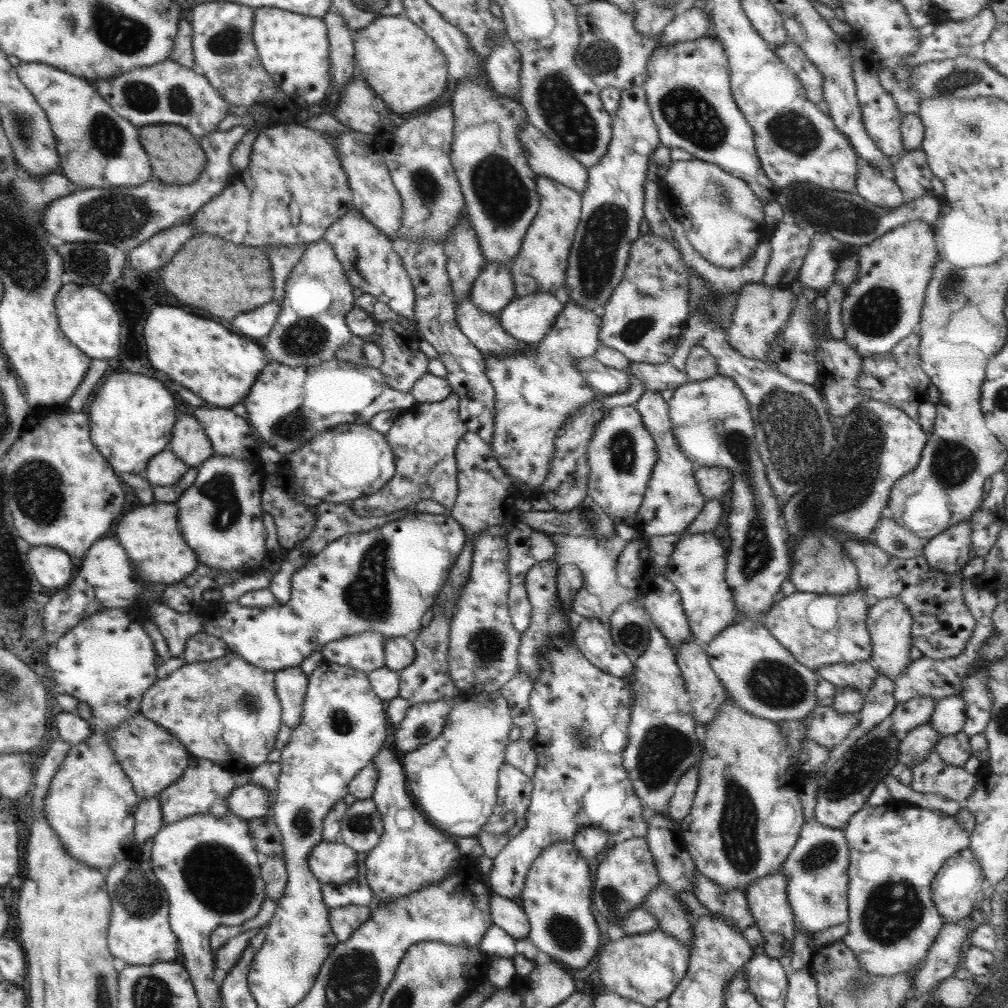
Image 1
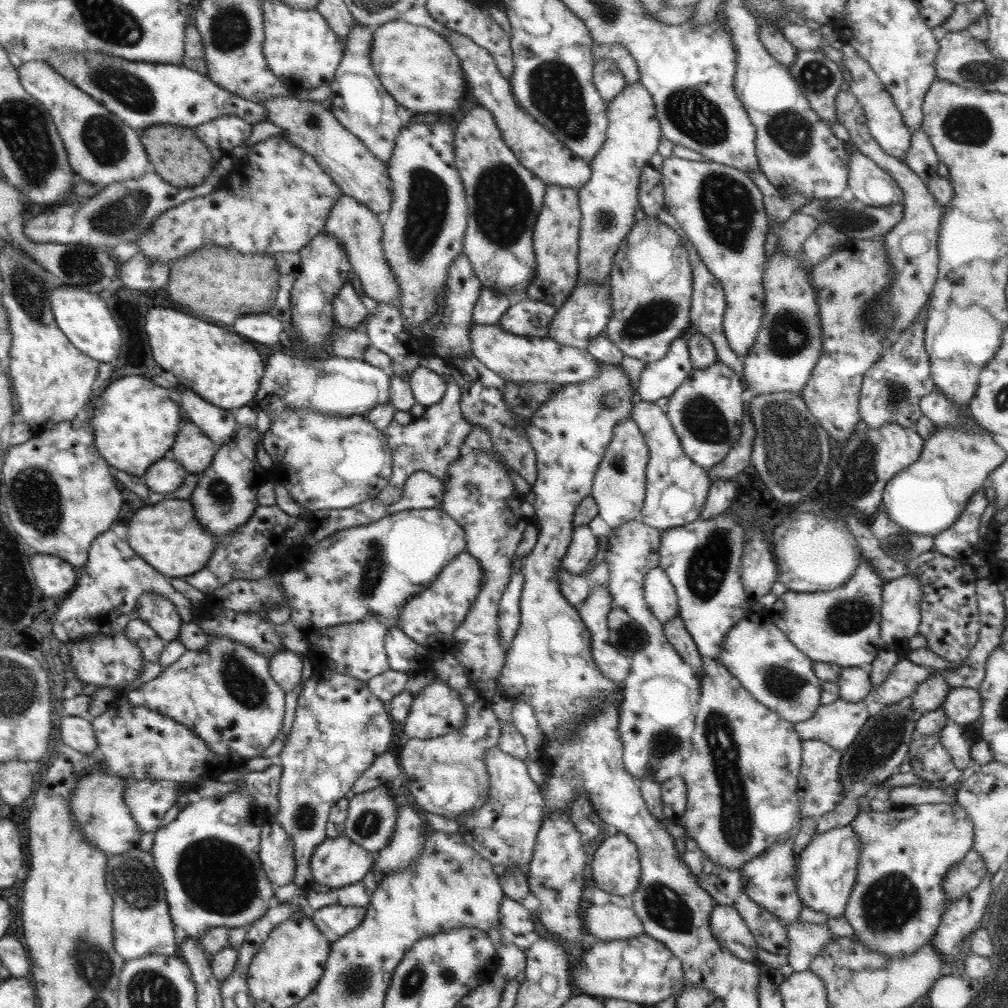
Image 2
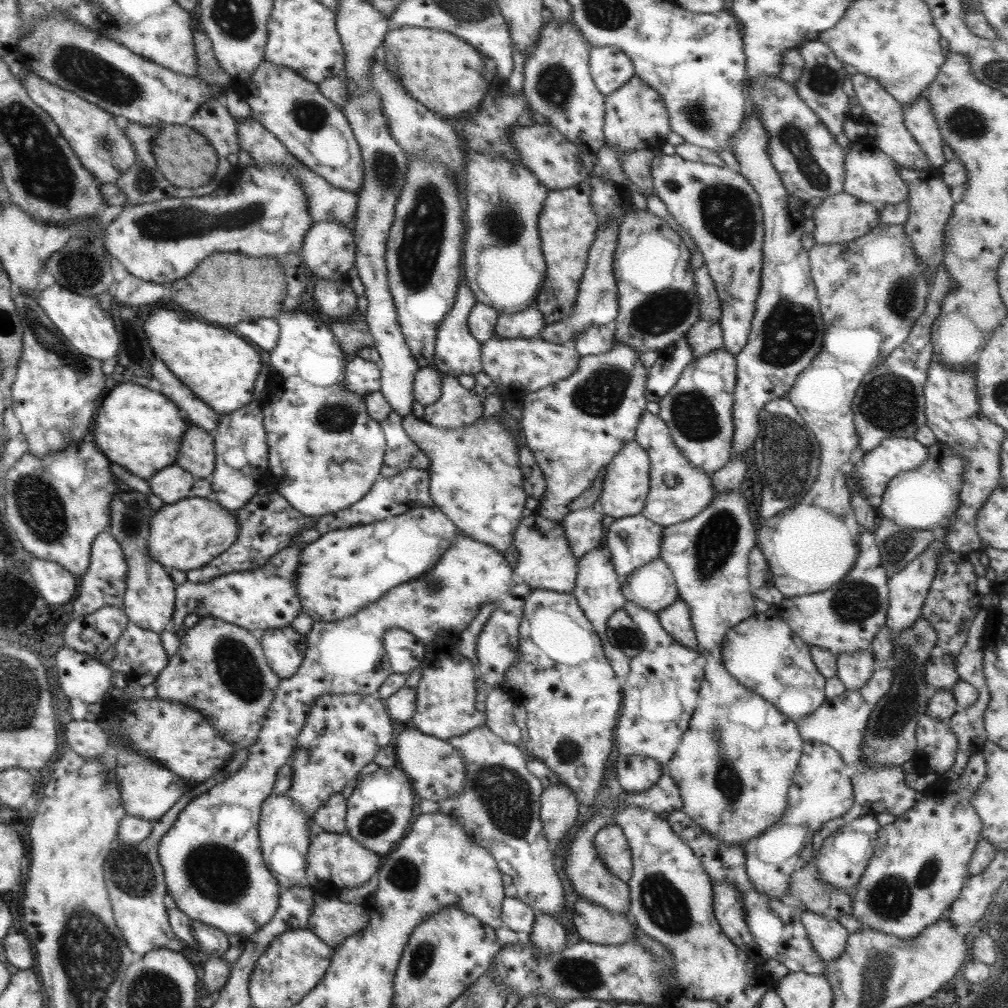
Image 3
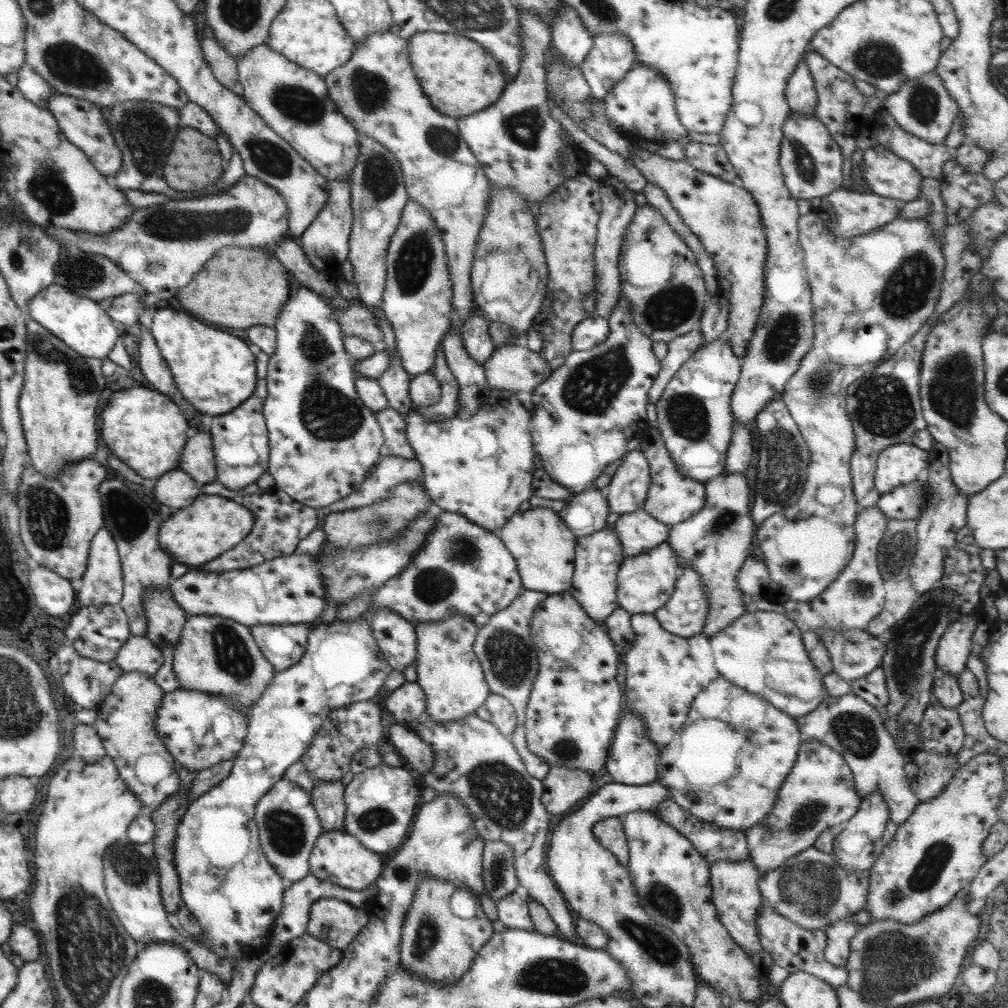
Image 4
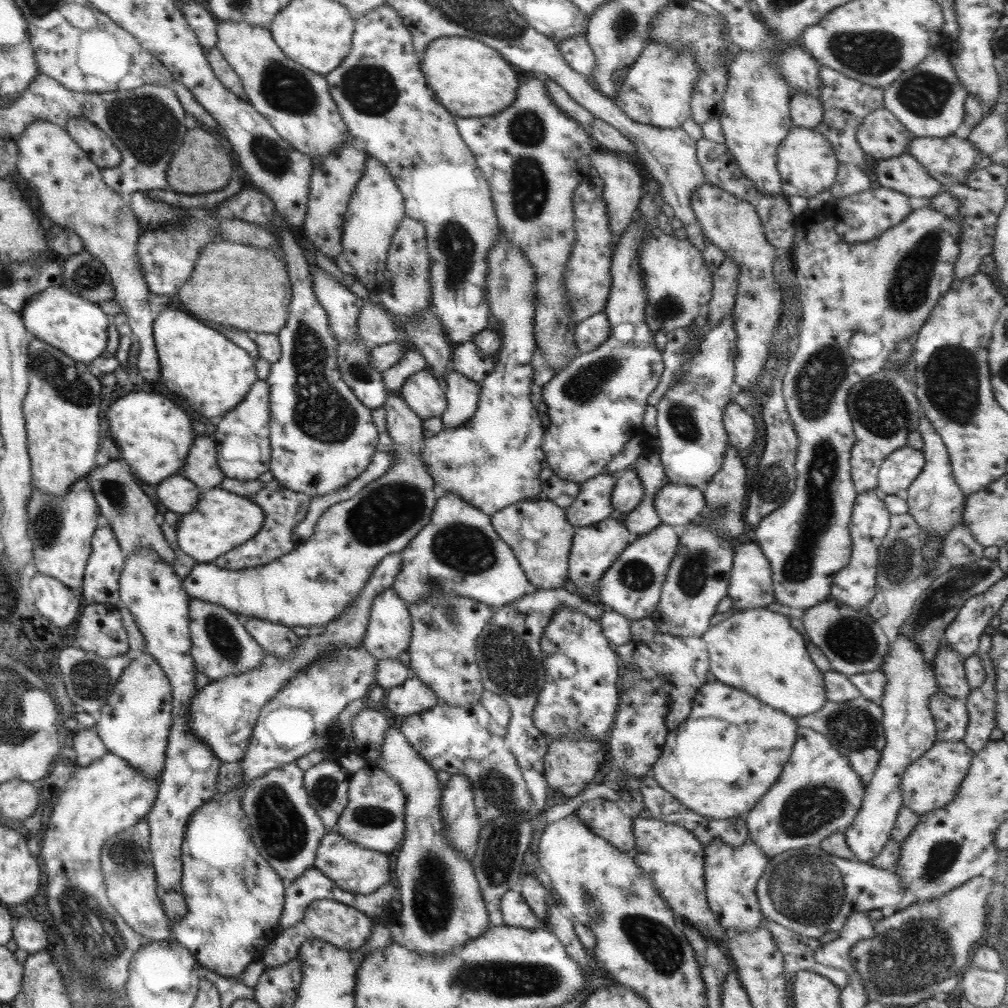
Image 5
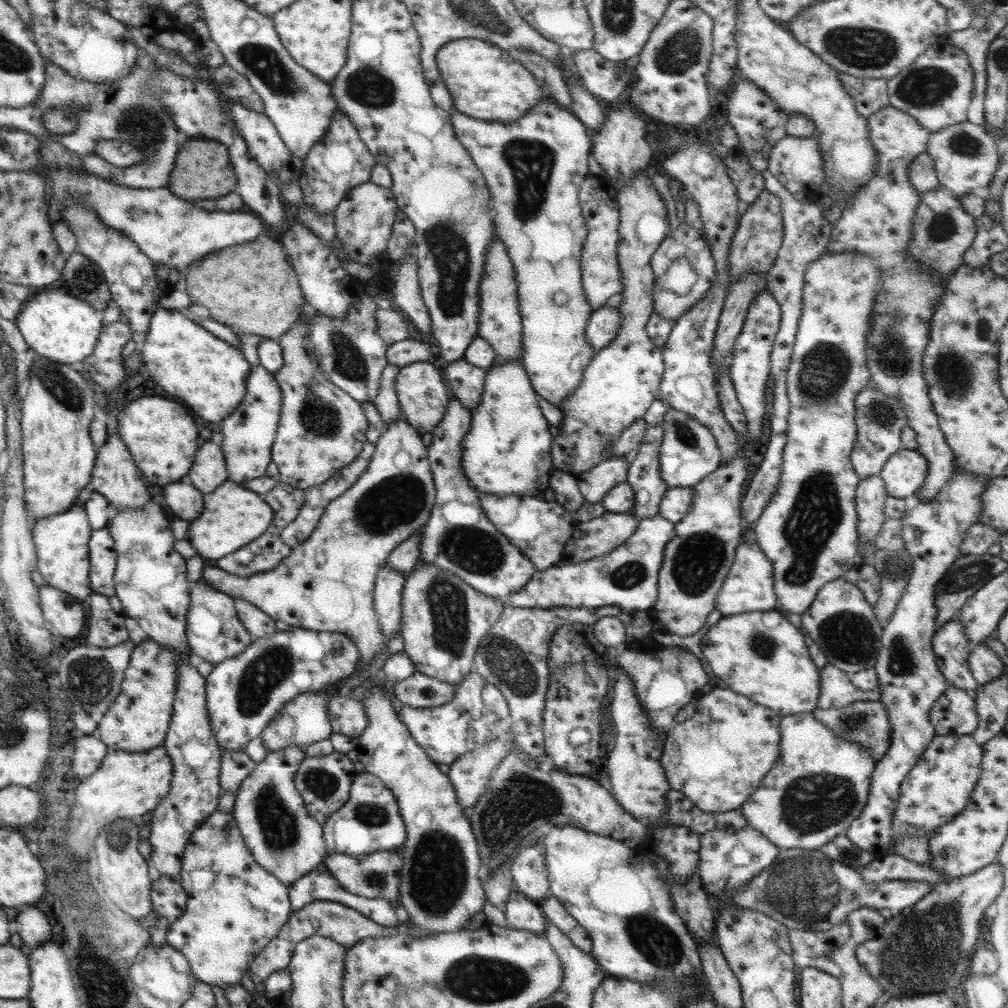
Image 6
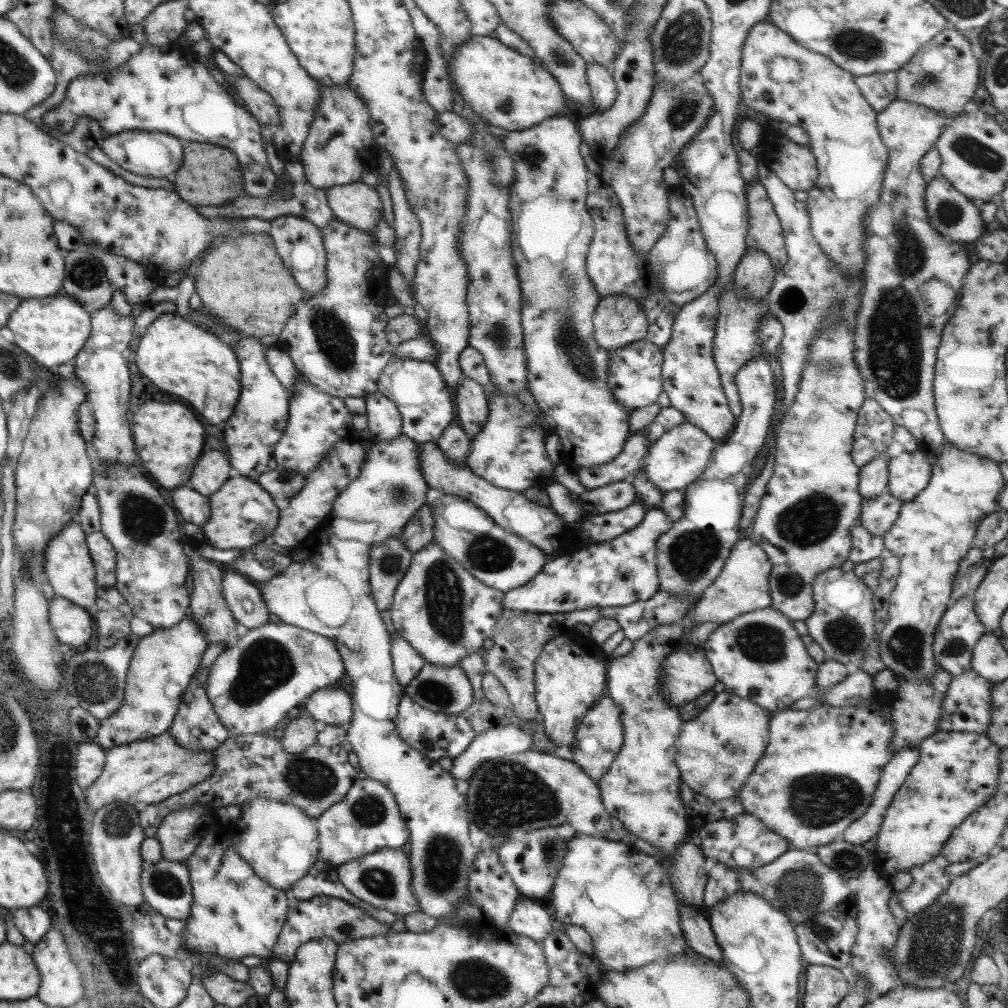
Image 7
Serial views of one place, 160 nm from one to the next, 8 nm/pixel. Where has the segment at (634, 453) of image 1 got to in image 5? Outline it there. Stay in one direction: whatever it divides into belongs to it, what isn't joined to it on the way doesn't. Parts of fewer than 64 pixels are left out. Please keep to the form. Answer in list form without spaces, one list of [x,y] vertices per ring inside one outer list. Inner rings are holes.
[[[633,466],[626,467],[617,475],[616,486],[612,490],[612,506],[616,512],[623,515],[638,507],[644,499],[642,482]]]

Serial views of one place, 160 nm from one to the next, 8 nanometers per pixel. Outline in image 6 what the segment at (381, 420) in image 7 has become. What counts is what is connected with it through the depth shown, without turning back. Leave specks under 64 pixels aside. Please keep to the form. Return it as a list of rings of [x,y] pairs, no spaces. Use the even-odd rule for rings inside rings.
[[[388,364],[384,368],[378,395],[372,402],[376,405],[376,410],[386,427],[402,418],[401,406],[394,392],[394,383],[396,383],[398,373],[400,373],[398,366]]]

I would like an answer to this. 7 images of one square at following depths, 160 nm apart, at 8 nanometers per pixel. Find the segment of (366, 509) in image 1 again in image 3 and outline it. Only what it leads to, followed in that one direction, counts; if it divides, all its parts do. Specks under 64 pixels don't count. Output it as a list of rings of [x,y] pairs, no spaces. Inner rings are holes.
[[[443,374],[441,396],[426,407],[422,420],[450,431],[472,425],[483,416],[480,400],[474,390],[463,388],[456,377]],[[392,410],[388,418],[380,423],[387,442],[381,466],[382,477],[396,476],[407,468],[427,470],[431,466],[431,460],[424,451],[401,428],[401,420],[400,414]]]

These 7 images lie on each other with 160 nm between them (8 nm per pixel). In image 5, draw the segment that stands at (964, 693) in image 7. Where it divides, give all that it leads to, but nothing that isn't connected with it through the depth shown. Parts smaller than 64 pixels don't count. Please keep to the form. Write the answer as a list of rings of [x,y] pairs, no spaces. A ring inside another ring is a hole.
[[[939,690],[929,700],[938,742],[962,741],[969,723],[965,700],[952,698]]]

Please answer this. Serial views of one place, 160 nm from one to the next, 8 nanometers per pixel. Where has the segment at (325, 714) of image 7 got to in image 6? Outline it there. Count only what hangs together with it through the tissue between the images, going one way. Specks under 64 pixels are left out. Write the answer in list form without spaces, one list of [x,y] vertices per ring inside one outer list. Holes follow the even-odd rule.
[[[332,695],[327,709],[332,732],[354,738],[360,736],[368,726],[367,712],[358,700]]]

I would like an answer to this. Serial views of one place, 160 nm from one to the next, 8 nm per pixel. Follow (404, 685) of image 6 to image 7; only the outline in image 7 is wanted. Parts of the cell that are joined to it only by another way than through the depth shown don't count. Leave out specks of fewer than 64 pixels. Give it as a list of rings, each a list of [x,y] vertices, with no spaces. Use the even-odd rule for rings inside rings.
[[[426,663],[403,687],[414,702],[439,713],[458,714],[473,701],[473,688],[458,664],[436,666]]]

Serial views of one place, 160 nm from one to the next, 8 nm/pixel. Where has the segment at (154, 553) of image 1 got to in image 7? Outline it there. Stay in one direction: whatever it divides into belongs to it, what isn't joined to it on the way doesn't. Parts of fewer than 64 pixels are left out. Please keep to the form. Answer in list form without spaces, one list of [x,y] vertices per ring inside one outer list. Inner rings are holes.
[[[238,475],[238,478],[230,478],[216,494],[210,496],[210,520],[205,522],[201,528],[205,536],[206,544],[219,548],[220,550],[228,550],[229,548],[249,548],[258,545],[267,539],[270,539],[277,522],[279,521],[278,506],[270,497],[268,492],[265,492],[258,485],[256,479],[246,478]],[[250,500],[258,502],[258,506],[266,508],[268,518],[266,522],[257,524],[254,520],[246,520],[242,518],[242,506],[248,504]]]

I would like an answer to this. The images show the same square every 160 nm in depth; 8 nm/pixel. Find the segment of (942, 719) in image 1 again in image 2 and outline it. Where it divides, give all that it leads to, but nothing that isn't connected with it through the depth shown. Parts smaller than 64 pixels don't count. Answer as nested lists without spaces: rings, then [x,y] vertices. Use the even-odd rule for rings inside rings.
[[[968,687],[951,688],[941,708],[948,722],[971,724],[981,715],[982,699],[977,689]]]

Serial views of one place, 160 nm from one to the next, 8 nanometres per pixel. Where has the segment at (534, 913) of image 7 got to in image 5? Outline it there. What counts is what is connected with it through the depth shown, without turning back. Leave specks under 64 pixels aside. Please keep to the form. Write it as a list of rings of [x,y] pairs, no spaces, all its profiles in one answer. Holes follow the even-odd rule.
[[[508,890],[502,896],[500,909],[506,925],[530,930],[543,926],[518,892]]]

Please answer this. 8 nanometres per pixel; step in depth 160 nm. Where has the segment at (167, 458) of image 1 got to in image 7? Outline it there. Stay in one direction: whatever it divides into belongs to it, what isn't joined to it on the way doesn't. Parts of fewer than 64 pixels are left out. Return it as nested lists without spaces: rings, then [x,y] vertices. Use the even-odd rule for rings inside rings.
[[[178,486],[172,492],[172,502],[174,502],[175,512],[182,523],[192,522],[192,524],[202,526],[210,518],[208,498],[198,494],[192,488]]]

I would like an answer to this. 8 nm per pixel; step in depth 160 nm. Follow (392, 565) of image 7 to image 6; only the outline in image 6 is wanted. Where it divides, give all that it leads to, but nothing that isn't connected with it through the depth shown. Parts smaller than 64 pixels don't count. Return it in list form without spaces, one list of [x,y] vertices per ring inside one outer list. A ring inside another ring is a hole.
[[[387,562],[376,575],[373,590],[373,607],[378,617],[378,625],[389,641],[394,633],[399,633],[402,618],[401,596],[407,579],[406,574],[394,570]]]

